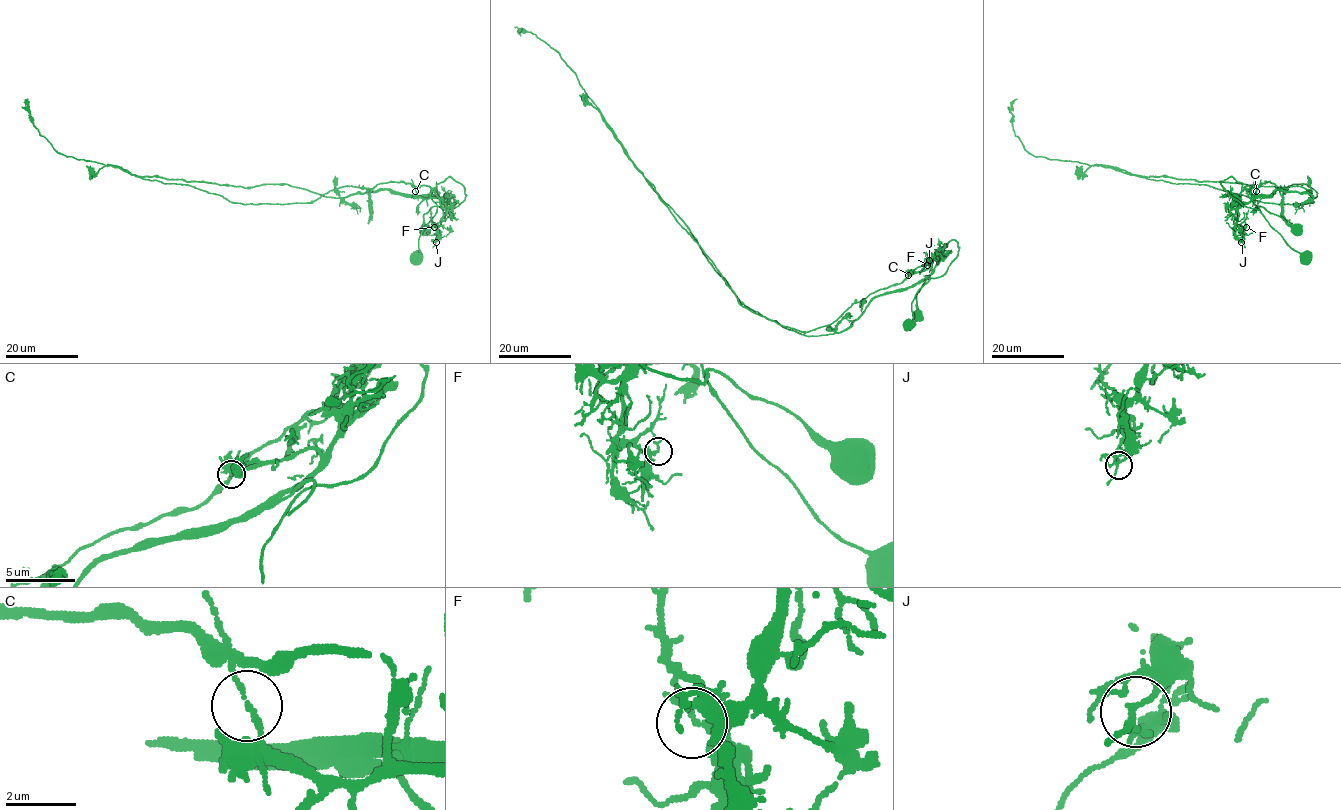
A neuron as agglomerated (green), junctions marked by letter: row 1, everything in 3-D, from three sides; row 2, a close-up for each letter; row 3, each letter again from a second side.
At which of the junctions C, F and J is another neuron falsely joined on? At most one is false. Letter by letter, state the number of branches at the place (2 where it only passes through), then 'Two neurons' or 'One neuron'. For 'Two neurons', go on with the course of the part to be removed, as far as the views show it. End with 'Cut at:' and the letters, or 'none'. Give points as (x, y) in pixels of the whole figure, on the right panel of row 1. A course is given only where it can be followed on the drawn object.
C: Branches: 2. Two neurons. Course of the part to remove: (1256, 191), (1265, 182), (1302, 186), (1313, 200), (1262, 202), (1204, 184), (1035, 156), (1014, 133), (1017, 99)
F: Branches: 2. One neuron
J: Branches: 2. One neuron
Cut at: C

